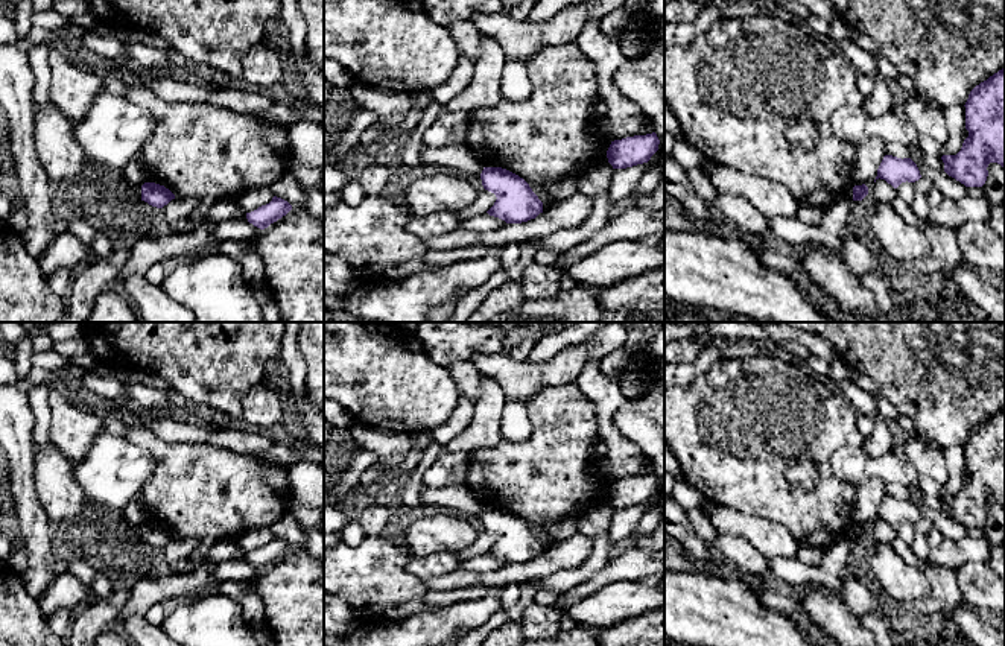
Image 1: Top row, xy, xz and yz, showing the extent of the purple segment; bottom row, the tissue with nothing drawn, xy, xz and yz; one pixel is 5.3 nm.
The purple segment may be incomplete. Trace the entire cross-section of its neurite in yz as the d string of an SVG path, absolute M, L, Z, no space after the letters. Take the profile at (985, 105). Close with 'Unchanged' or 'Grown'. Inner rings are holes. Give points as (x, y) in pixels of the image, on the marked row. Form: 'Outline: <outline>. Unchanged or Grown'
Outline: M1005 68L999 70L987 81L976 85L965 102L965 129L969 137L964 140L956 155L943 155L944 172L965 187L982 187L988 176L988 164L997 163L1005 167Z. Unchanged

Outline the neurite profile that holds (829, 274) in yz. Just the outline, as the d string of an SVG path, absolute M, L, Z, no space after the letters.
M804 246L803 269L813 286L833 298L848 322L877 322L880 309L844 260Z

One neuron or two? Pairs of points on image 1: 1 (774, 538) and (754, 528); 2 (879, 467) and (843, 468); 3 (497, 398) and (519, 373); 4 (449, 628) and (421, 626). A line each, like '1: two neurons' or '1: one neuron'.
1: one neuron
2: one neuron
3: two neurons
4: one neuron

